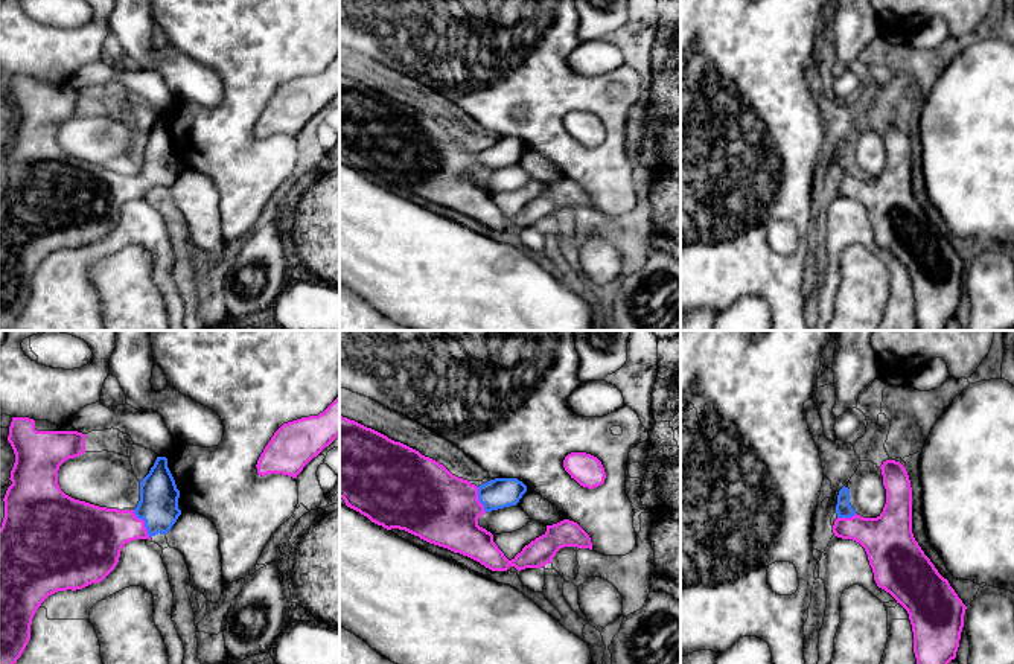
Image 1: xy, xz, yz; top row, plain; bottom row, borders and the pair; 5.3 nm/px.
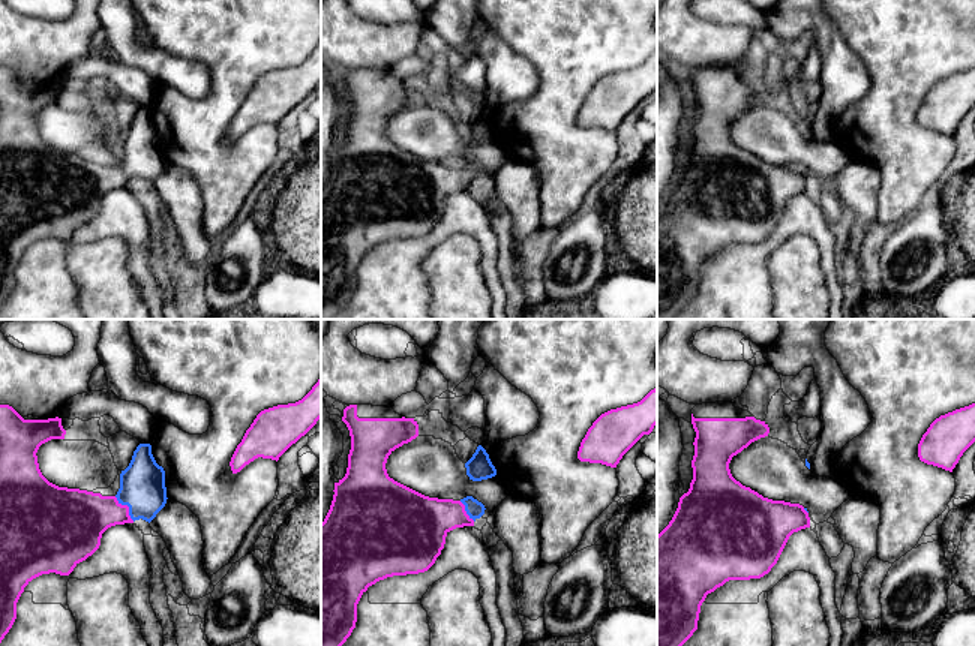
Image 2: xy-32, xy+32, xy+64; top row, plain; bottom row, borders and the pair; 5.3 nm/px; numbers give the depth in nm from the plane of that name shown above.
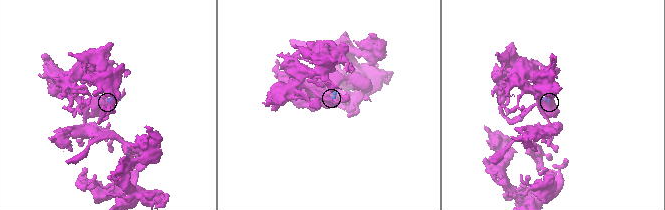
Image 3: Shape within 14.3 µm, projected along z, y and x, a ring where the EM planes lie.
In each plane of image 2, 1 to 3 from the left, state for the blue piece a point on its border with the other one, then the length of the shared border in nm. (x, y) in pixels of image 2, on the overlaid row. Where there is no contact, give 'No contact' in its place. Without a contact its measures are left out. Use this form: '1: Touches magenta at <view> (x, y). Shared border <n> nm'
1: Touches magenta at xy-32 (128, 507). Shared border 170 nm
2: Touches magenta at xy+32 (465, 511). Shared border 140 nm
3: Touches magenta at xy+64 (806, 511). Shared border 40 nm

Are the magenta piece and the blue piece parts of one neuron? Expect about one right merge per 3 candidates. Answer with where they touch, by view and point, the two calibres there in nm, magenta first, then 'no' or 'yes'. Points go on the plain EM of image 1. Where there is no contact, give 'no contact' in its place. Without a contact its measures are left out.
contact xy (143, 183); calibres 300 and 200 nm; yes

